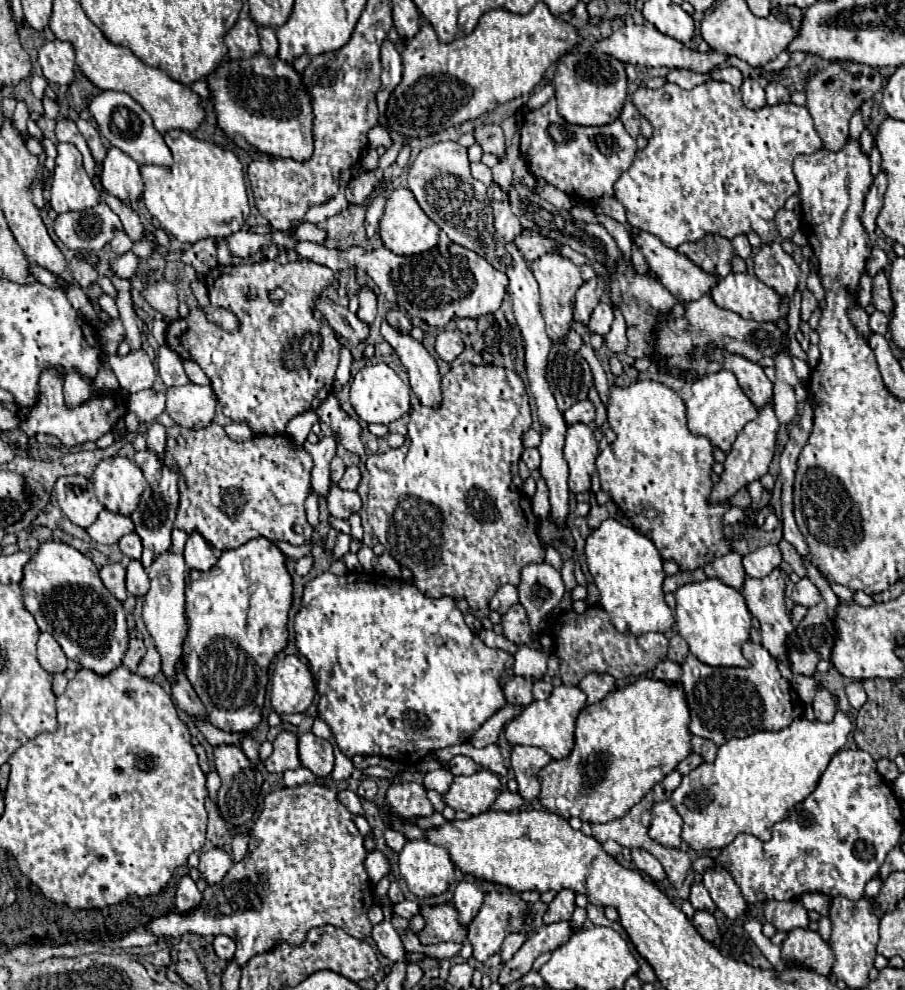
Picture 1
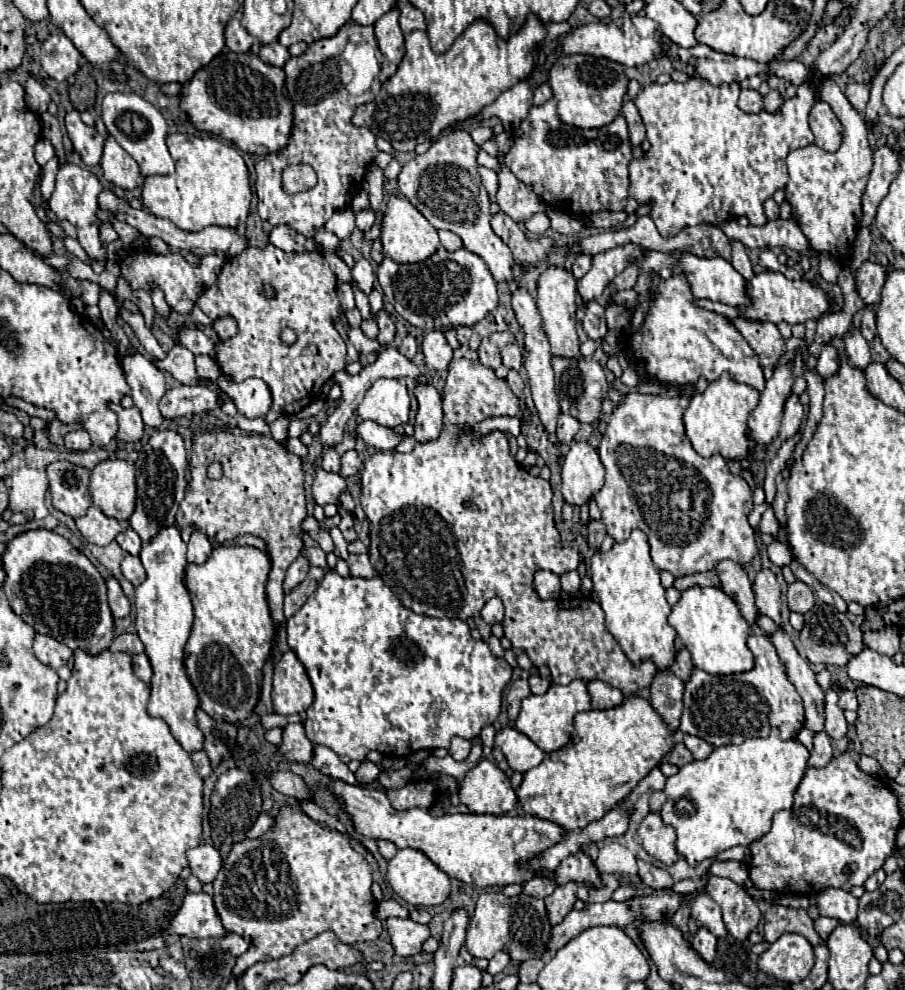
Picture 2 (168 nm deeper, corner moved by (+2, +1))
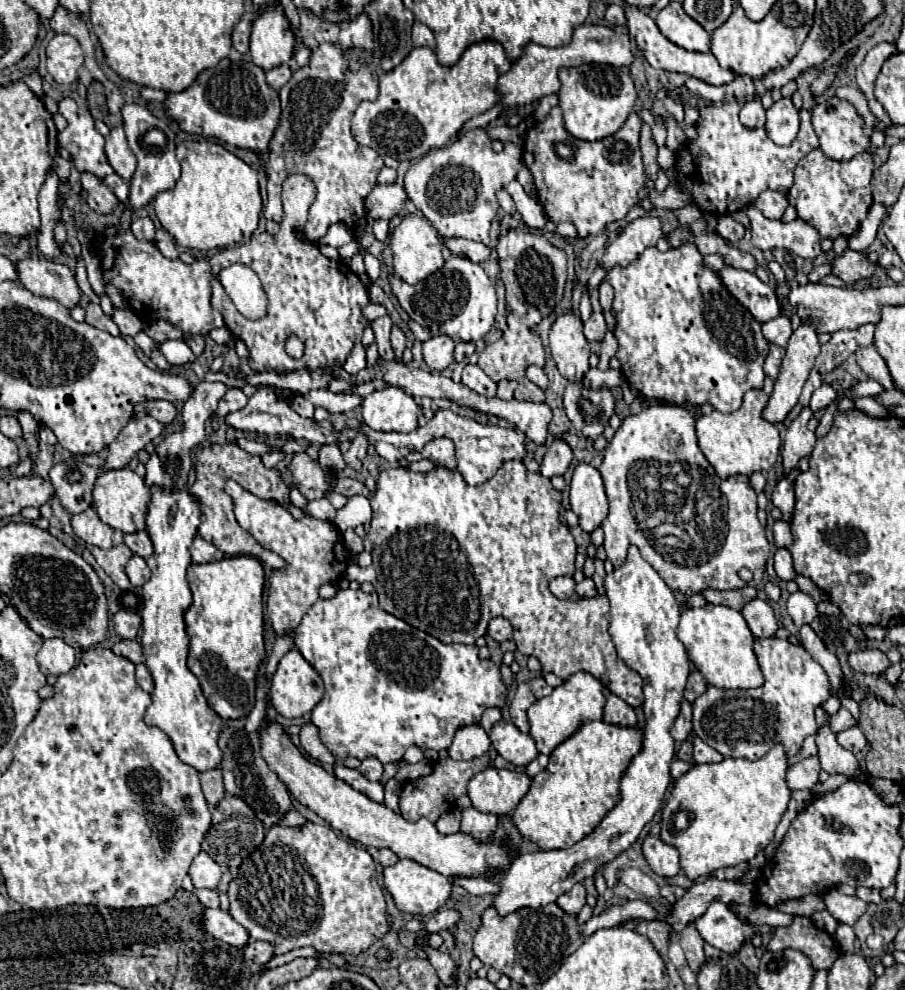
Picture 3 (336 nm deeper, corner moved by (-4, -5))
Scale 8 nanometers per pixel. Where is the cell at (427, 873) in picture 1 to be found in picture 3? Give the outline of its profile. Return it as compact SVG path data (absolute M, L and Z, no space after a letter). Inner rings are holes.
M399 860L395 866L383 870L385 888L391 892L397 908L409 914L433 914L437 912L451 896L451 880L439 872L417 864L415 860Z

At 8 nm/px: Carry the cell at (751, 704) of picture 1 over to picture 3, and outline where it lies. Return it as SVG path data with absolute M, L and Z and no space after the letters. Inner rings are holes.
M755 638L755 656L765 684L755 690L723 690L709 684L705 694L693 702L693 732L729 758L757 760L775 742L781 742L791 758L799 752L805 736L817 730L815 708L833 696L833 686L821 664L801 644L795 646L781 638Z

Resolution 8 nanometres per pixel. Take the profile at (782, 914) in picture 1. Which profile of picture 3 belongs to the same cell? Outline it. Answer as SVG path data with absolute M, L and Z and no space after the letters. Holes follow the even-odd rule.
M795 916L789 926L775 928L767 950L777 952L785 948L795 948L805 952L811 958L815 970L821 968L829 970L835 958L839 956L835 940L825 930L819 930L807 916Z

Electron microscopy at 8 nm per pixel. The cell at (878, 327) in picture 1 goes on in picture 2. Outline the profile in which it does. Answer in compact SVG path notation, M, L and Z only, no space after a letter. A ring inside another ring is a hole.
M865 310L861 316L861 336L871 342L875 338L875 312Z

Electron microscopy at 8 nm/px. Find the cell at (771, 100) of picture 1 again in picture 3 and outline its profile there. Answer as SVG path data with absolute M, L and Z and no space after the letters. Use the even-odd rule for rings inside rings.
M781 98L767 110L765 128L775 144L787 146L795 140L799 132L799 112L791 104L791 98Z

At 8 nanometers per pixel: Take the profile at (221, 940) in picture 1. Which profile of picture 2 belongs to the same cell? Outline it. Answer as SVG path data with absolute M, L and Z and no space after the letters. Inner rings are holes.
M227 934L227 936L221 938L221 948L231 952L233 956L241 956L249 948L249 944L241 936L237 936L237 934Z

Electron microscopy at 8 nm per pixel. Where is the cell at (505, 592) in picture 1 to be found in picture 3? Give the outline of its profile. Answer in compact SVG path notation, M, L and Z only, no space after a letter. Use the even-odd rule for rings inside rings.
M497 616L497 618L493 618L493 620L489 622L487 634L489 634L493 640L503 642L503 640L507 640L507 638L513 636L513 628L511 628L511 624L509 624L505 618Z

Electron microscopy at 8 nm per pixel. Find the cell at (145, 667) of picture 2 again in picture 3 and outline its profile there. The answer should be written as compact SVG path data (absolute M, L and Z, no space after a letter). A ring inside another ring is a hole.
M137 664L137 684L145 690L145 692L153 692L153 676L147 670L145 664Z

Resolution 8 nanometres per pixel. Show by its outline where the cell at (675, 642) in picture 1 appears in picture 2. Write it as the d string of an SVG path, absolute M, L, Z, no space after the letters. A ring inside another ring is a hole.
M685 648L677 652L677 658L675 658L673 666L671 666L671 672L673 672L677 678L681 678L683 682L689 680L691 672L693 672L693 662L691 662L691 654L689 654Z

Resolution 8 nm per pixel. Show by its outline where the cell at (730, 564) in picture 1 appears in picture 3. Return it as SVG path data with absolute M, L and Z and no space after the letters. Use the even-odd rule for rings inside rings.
M753 598L741 608L741 614L745 616L747 626L753 632L753 636L771 638L775 634L777 620L775 620L773 608L767 602L763 602L759 598Z

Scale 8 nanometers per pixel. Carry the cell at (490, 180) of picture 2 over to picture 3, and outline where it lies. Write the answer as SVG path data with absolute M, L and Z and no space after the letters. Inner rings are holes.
M499 188L497 190L497 200L499 200L499 206L501 206L503 212L507 212L507 214L513 214L515 212L515 204L513 204L513 198L507 192L507 188Z

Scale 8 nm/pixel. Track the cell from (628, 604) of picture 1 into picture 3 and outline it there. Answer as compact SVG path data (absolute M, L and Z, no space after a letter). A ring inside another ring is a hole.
M629 546L625 564L605 576L605 592L611 602L609 634L615 642L617 654L631 670L635 670L643 678L643 750L631 760L627 772L621 778L621 802L611 812L607 812L595 832L591 832L571 848L523 852L513 860L511 868L499 882L501 892L495 896L495 908L499 916L525 906L543 908L555 902L575 882L583 882L585 878L593 876L601 868L601 864L617 858L639 838L643 826L661 808L665 790L671 780L669 766L675 758L675 742L669 734L669 728L679 714L679 704L691 670L685 646L675 636L681 608L671 588L661 580L653 566L643 560L637 546Z

